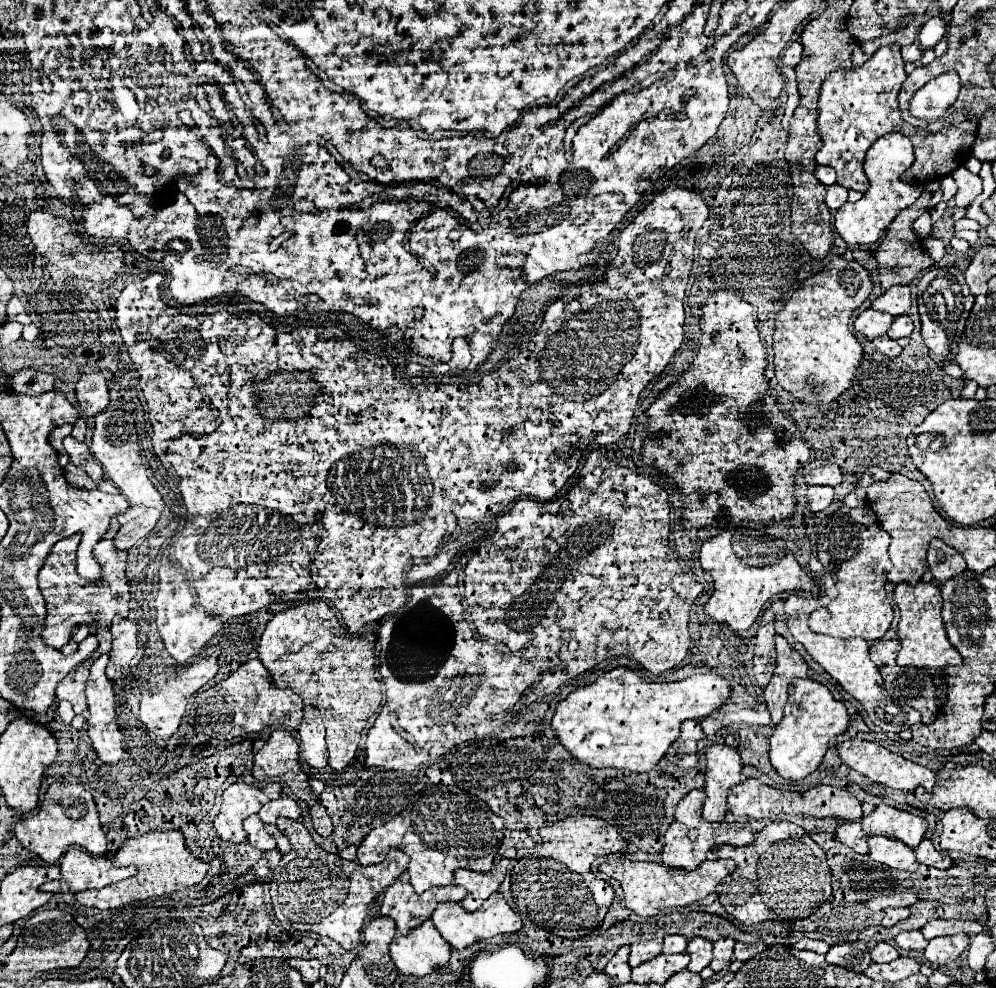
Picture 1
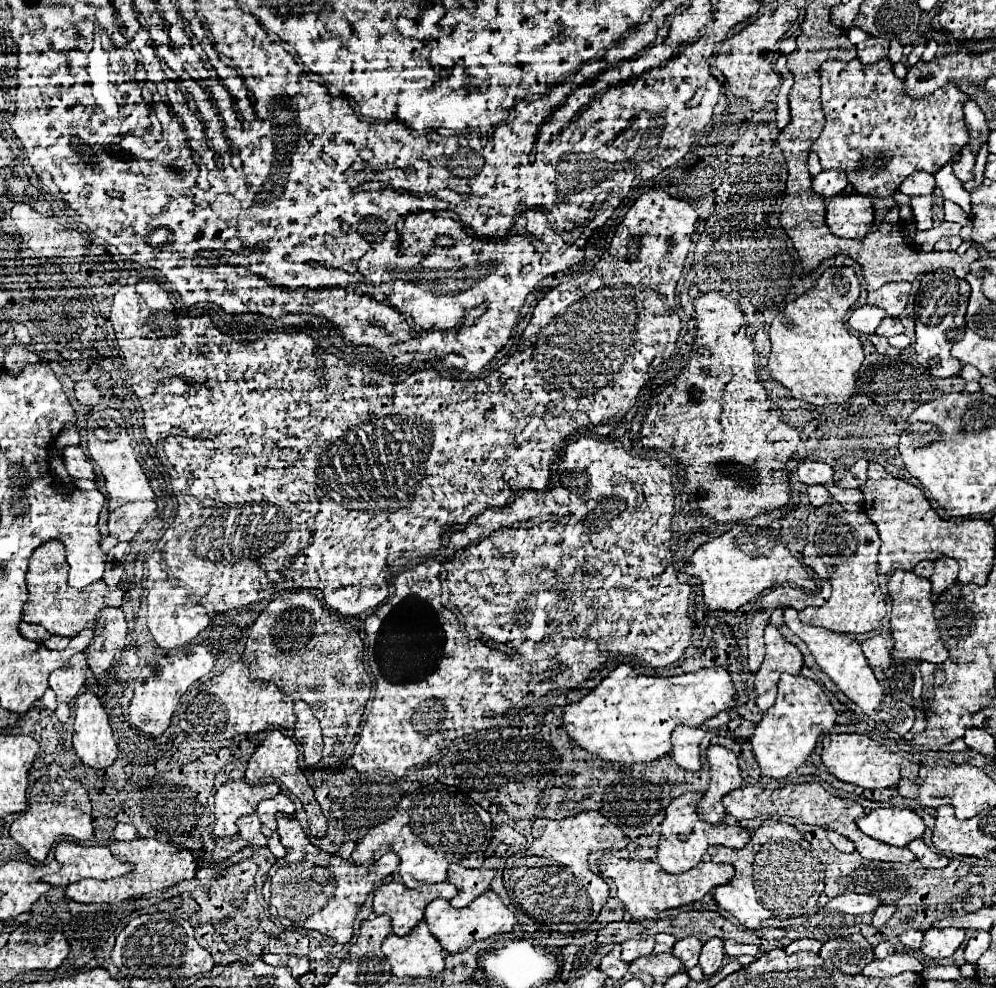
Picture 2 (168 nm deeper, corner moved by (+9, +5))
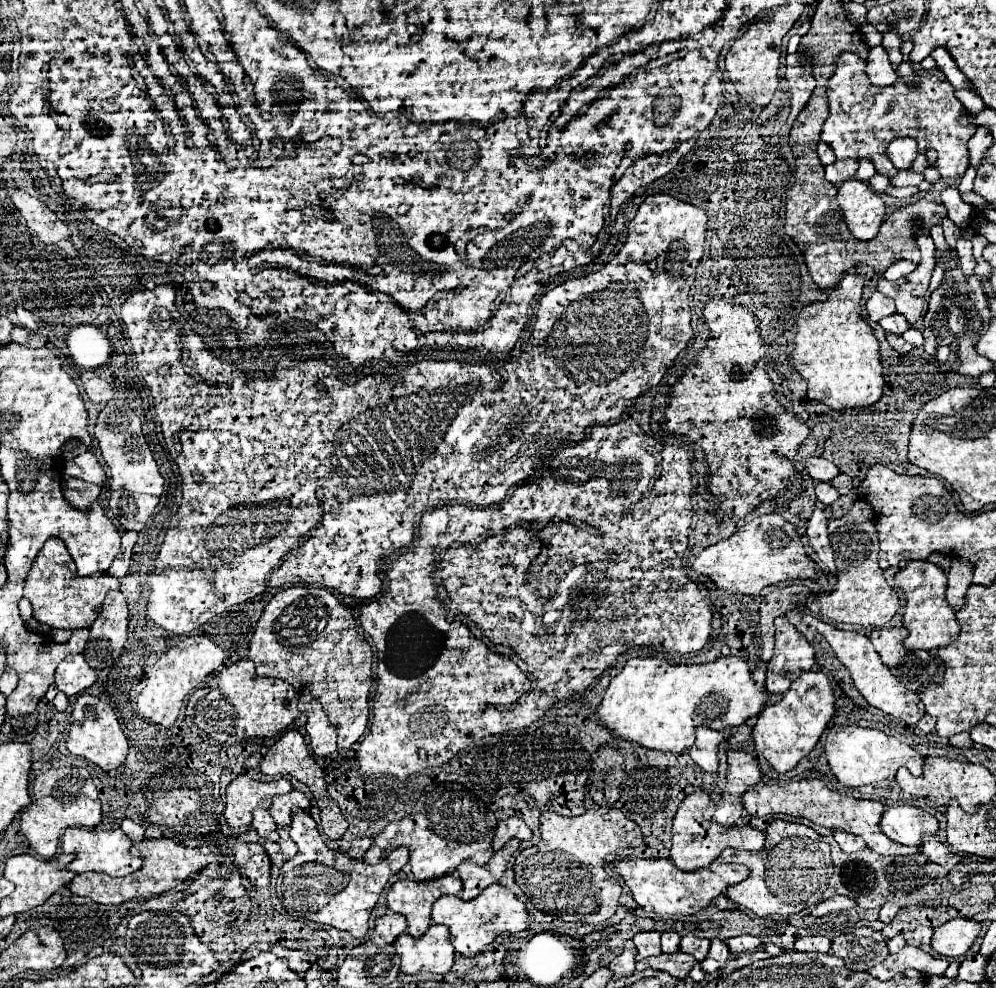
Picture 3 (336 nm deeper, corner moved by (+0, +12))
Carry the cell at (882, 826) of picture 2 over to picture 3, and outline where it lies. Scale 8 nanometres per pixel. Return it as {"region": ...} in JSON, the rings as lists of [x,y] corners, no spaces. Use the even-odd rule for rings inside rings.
{"region":[[[891,806],[881,818],[881,830],[895,842],[919,846],[925,834],[935,834],[939,822],[933,814],[917,806]]]}

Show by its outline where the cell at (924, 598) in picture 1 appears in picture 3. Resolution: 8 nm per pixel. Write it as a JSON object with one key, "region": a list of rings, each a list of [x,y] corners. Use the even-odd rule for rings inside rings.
{"region":[[[927,560],[907,562],[905,568],[895,576],[897,586],[905,592],[905,614],[903,626],[909,630],[905,638],[905,648],[909,650],[931,650],[939,646],[949,646],[959,638],[959,624],[955,618],[955,610],[945,600],[947,574]]]}

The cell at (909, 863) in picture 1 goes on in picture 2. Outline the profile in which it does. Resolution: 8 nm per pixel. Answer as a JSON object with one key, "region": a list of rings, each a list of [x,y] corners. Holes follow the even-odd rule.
{"region":[[[800,783],[800,785],[788,785],[784,789],[760,789],[756,785],[746,785],[742,789],[730,791],[724,799],[722,799],[726,811],[730,815],[734,815],[736,819],[756,819],[756,817],[770,817],[770,815],[788,815],[794,817],[802,823],[808,825],[818,825],[818,827],[826,827],[832,829],[836,833],[842,833],[844,837],[848,837],[854,845],[856,851],[866,857],[866,859],[880,859],[880,861],[898,861],[898,863],[910,863],[914,861],[914,853],[906,847],[892,847],[892,845],[884,845],[876,839],[870,839],[868,835],[864,835],[856,825],[854,825],[854,805],[860,805],[852,799],[838,799],[834,795],[830,795],[824,787],[820,787],[818,783]]]}

